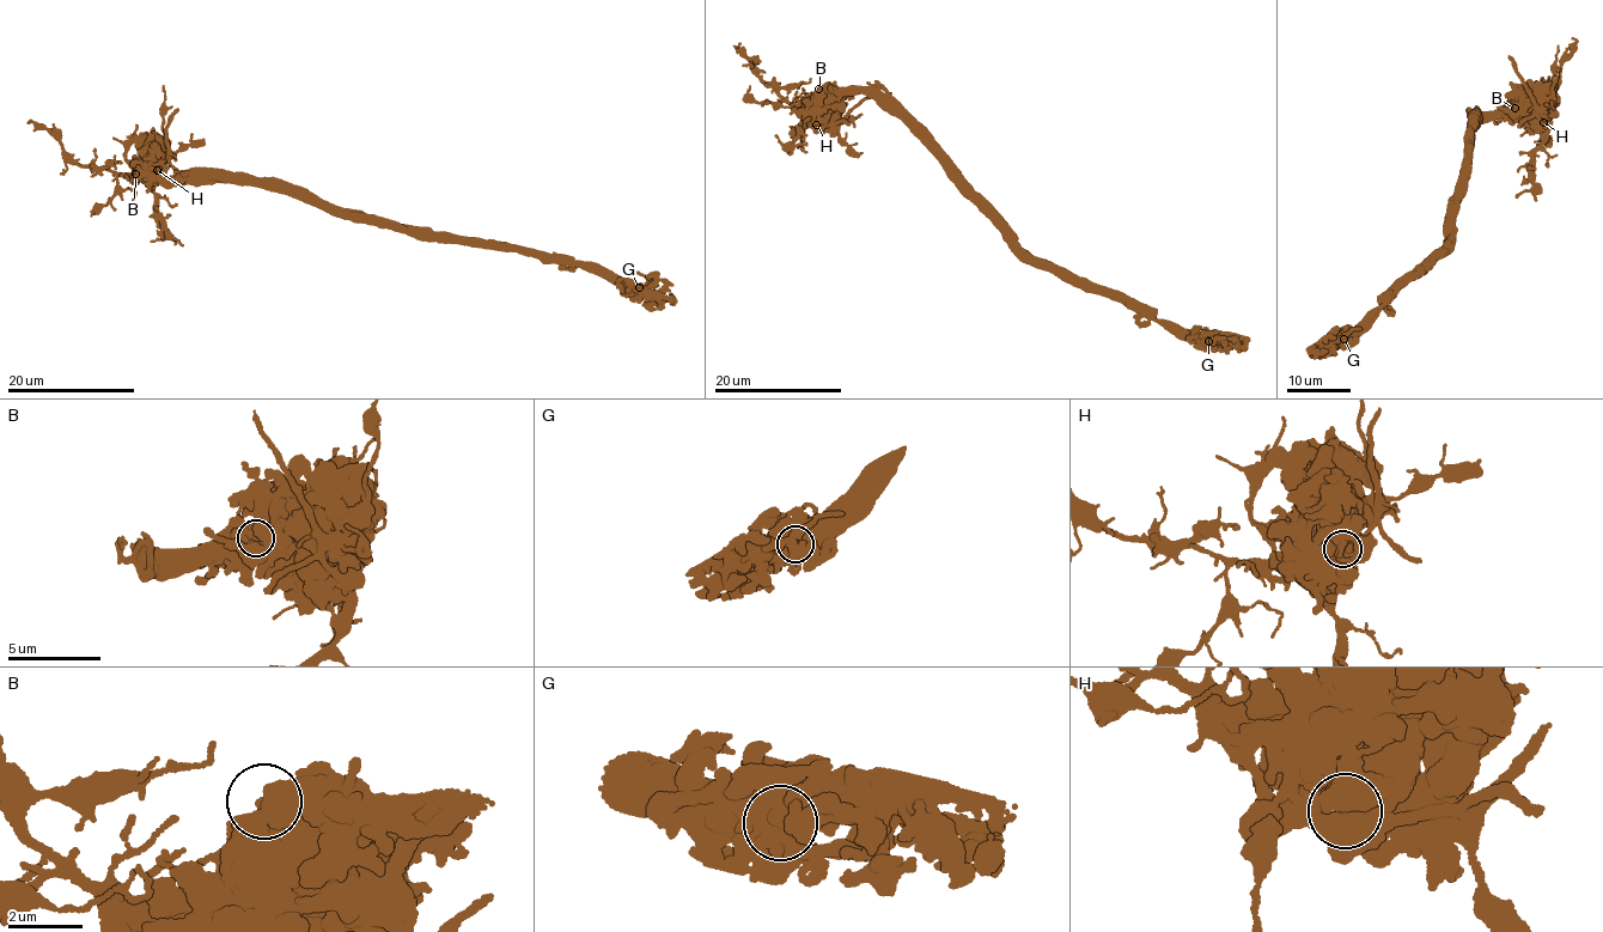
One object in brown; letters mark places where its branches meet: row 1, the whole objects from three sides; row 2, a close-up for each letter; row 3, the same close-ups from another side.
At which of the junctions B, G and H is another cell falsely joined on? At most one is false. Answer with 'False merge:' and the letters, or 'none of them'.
False merge: H

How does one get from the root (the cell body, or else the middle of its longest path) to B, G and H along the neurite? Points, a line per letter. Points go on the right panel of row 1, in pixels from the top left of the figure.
B: (1462, 194), (1468, 186), (1473, 133), (1480, 127), (1479, 117), (1507, 104), (1515, 108)
G: (1462, 194), (1448, 209), (1443, 230), (1446, 242), (1443, 247), (1381, 294), (1382, 308), (1345, 332), (1344, 339)
H: (1462, 194), (1470, 176), (1473, 133), (1480, 127), (1479, 120), (1524, 115), (1542, 122)

